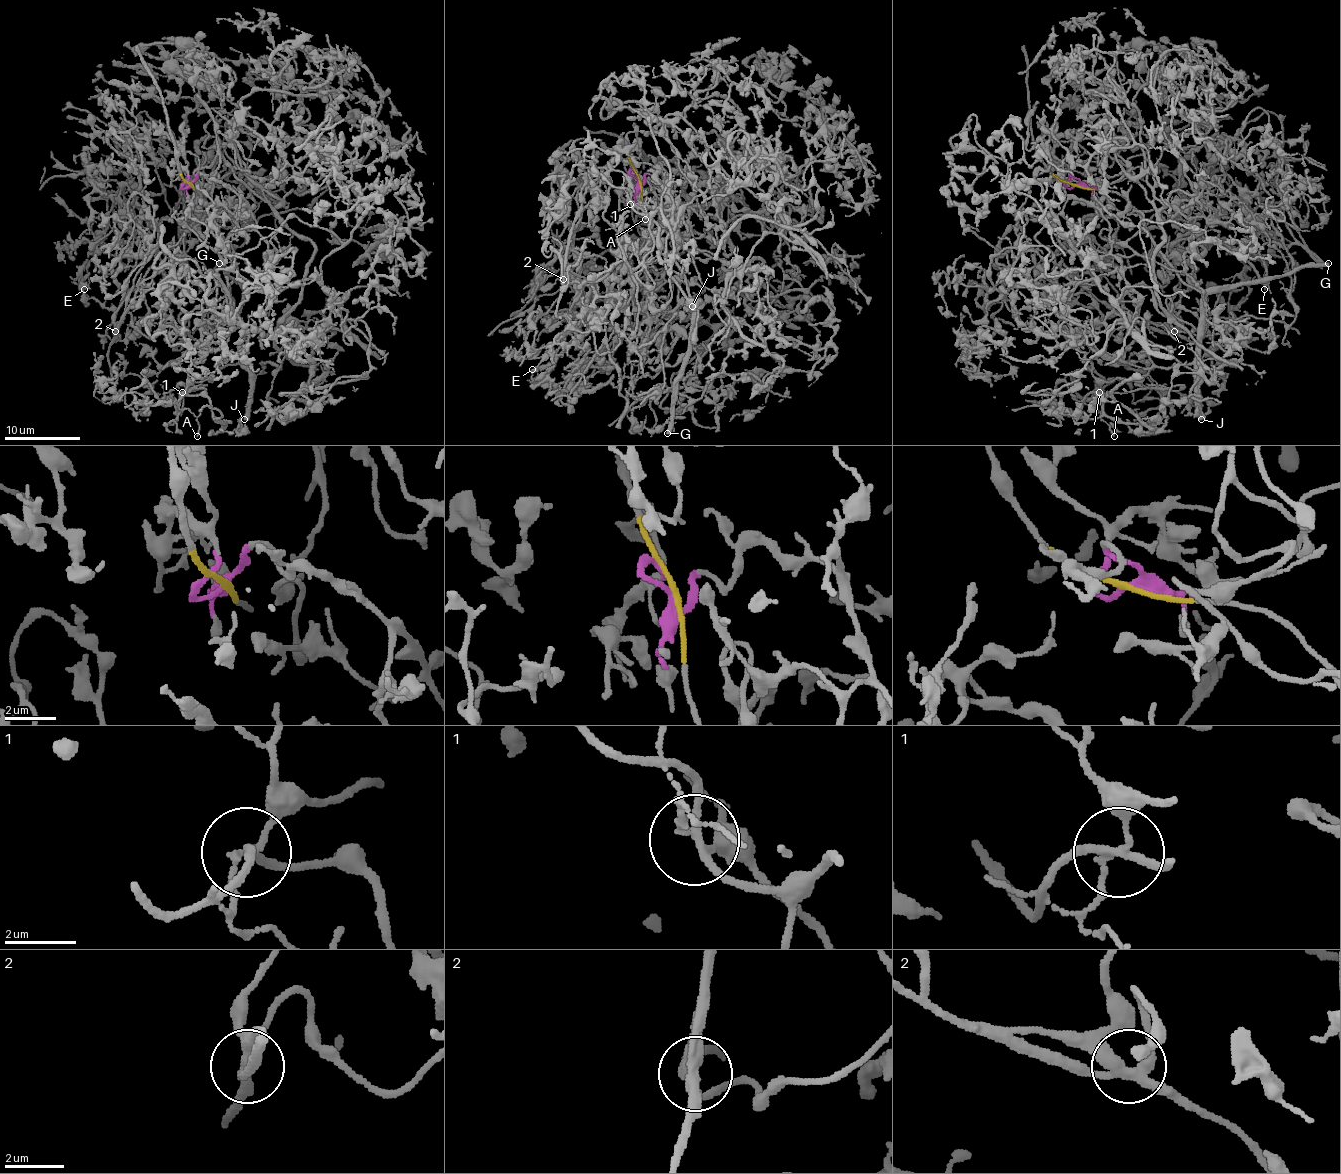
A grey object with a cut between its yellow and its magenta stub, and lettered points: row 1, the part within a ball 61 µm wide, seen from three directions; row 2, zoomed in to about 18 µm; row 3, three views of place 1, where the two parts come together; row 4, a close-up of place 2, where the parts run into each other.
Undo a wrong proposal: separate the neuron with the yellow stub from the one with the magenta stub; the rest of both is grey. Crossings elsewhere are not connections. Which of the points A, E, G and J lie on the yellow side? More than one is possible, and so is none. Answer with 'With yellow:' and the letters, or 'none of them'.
With yellow: A, G, J

